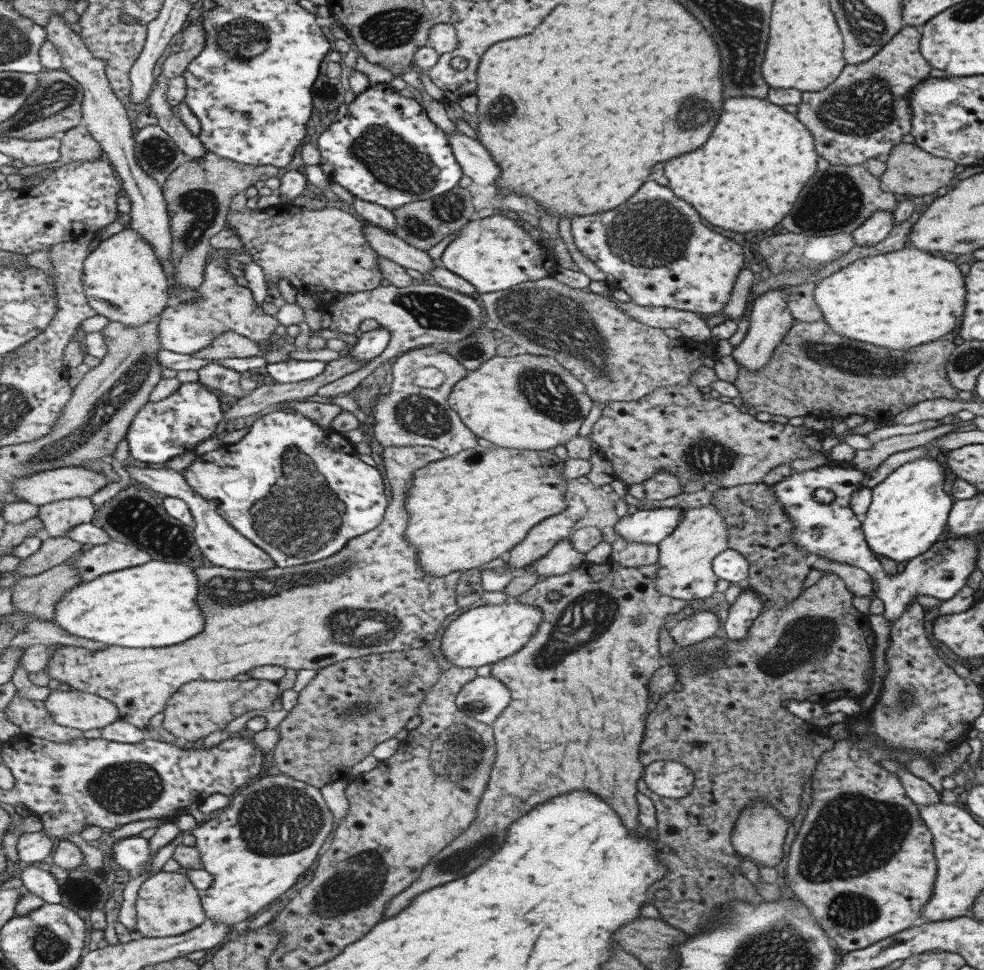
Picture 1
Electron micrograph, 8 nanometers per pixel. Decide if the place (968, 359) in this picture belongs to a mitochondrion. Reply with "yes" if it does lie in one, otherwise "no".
yes

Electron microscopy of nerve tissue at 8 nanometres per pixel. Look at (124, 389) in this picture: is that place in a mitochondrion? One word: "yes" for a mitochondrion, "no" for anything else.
yes

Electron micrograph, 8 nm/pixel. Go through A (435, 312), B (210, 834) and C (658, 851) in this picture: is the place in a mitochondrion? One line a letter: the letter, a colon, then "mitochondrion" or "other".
A: mitochondrion
B: other
C: other

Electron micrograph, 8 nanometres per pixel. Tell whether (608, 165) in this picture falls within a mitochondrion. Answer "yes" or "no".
no

